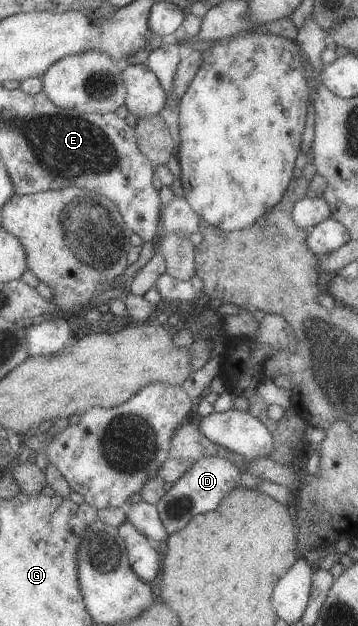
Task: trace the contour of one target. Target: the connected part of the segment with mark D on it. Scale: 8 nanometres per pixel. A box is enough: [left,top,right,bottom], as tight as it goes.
[155,454,241,534]

